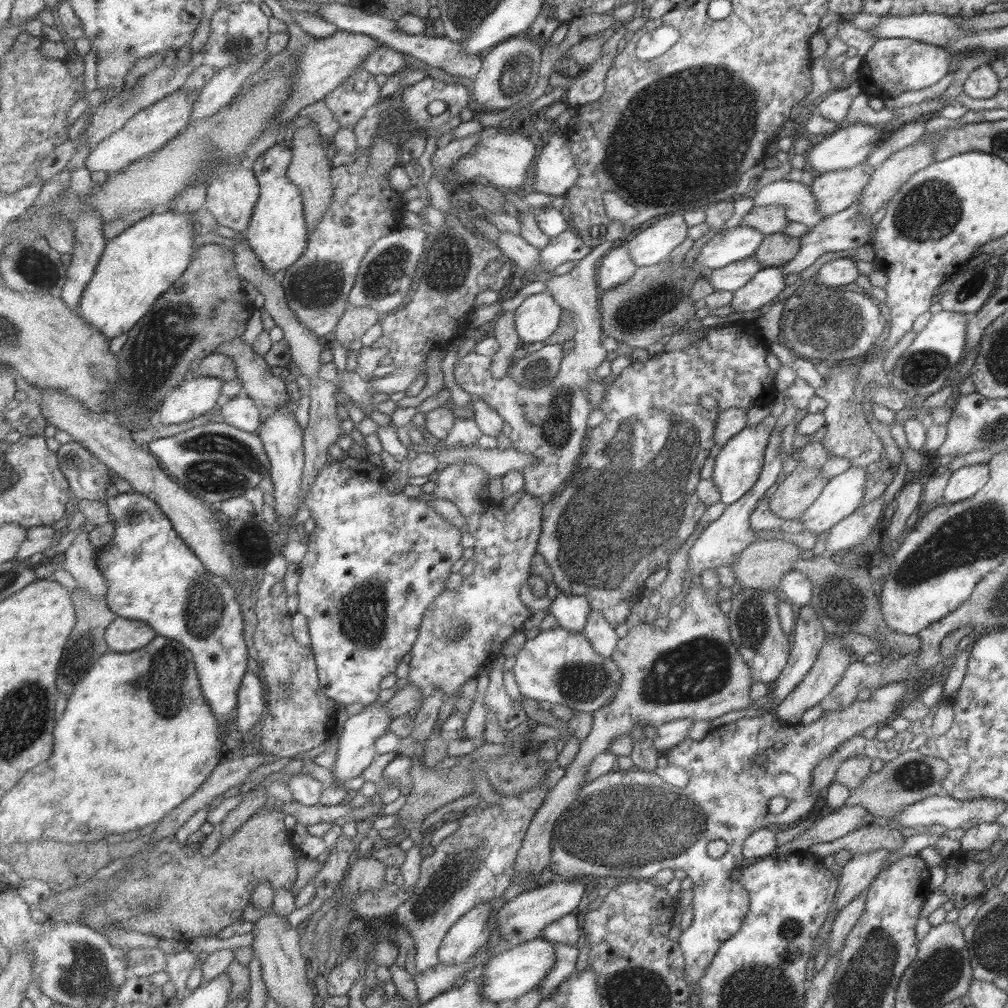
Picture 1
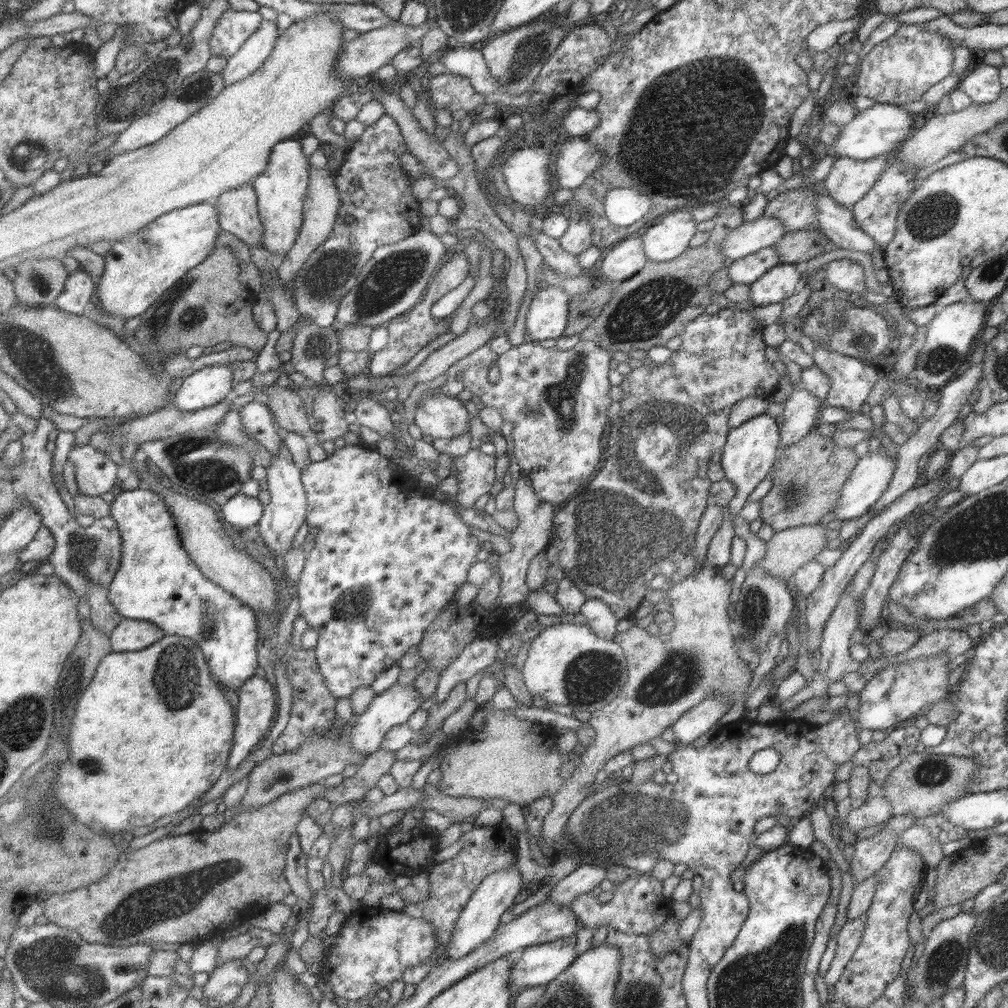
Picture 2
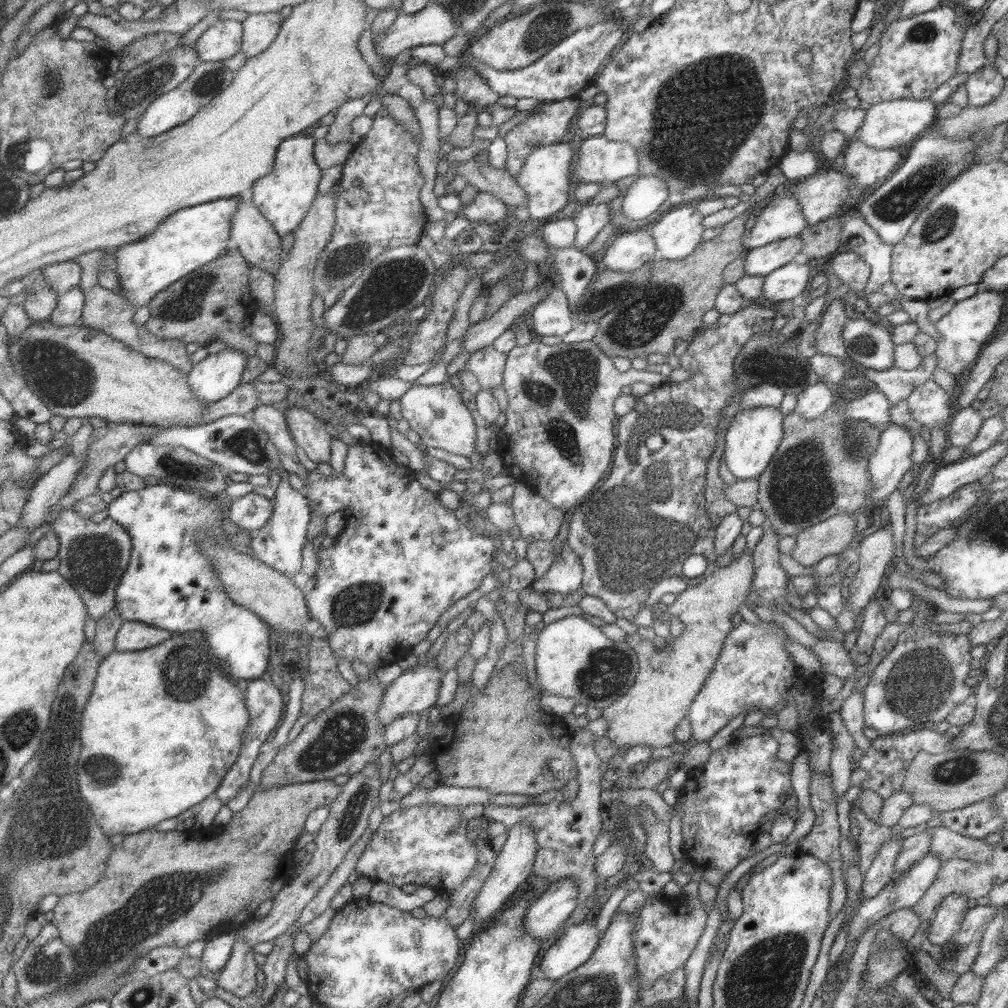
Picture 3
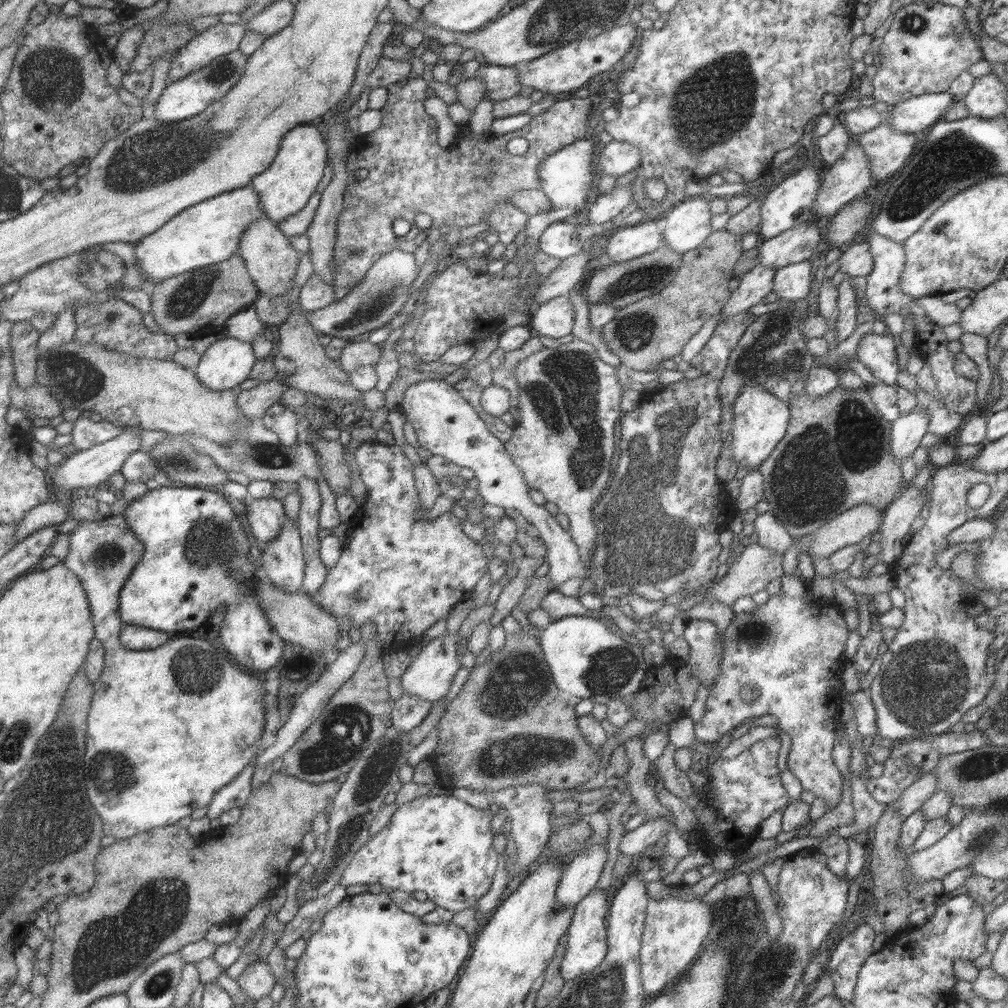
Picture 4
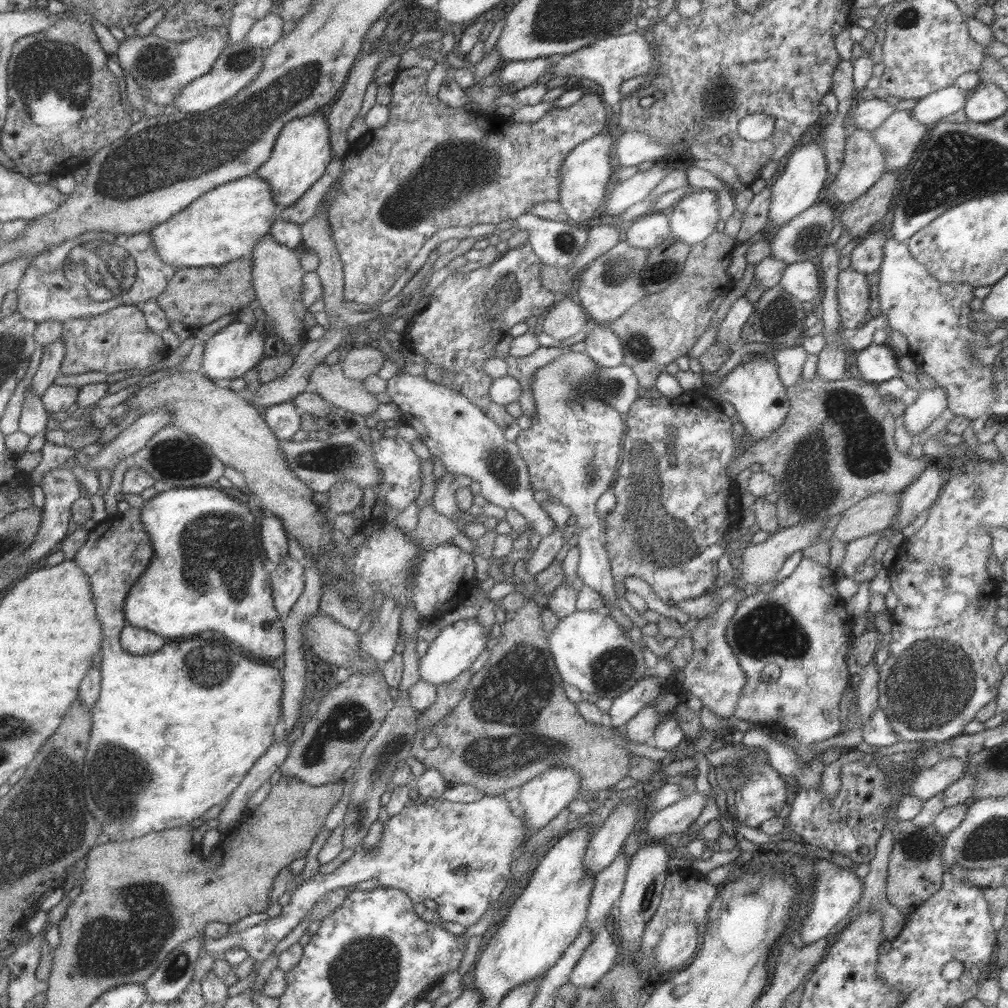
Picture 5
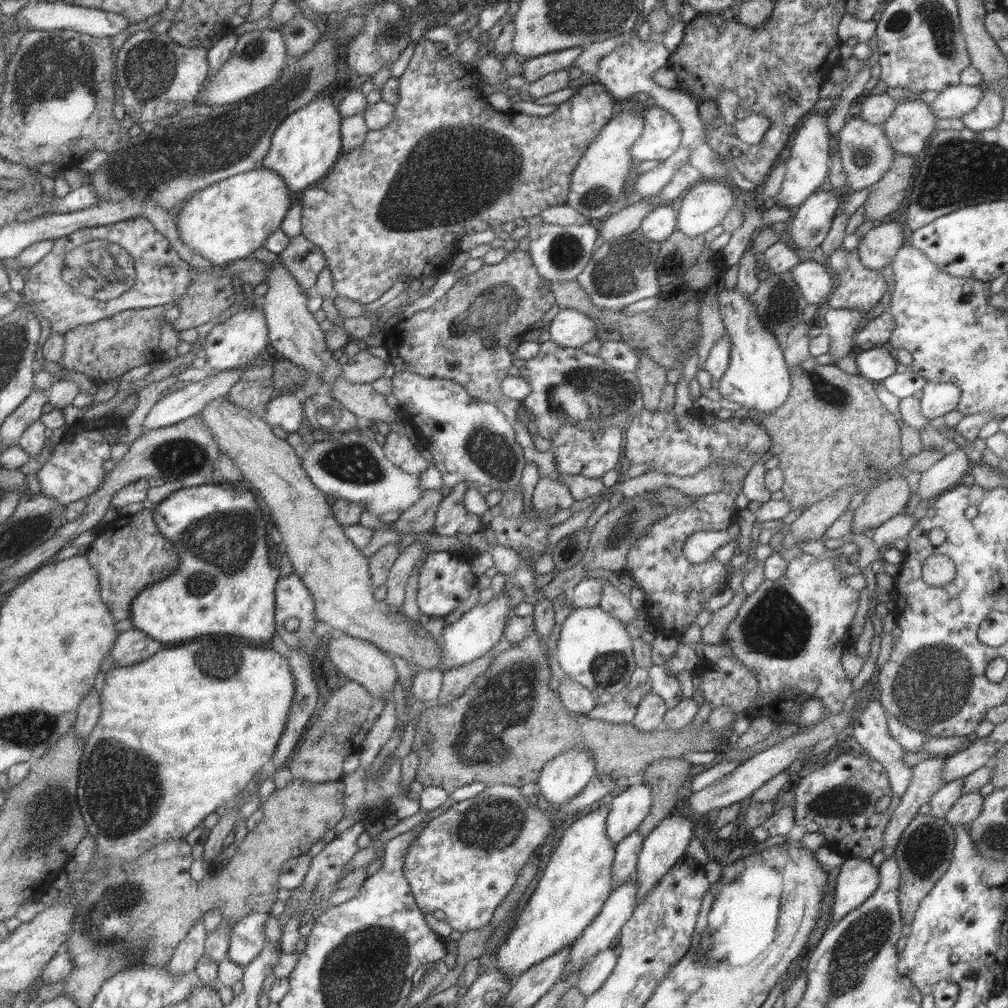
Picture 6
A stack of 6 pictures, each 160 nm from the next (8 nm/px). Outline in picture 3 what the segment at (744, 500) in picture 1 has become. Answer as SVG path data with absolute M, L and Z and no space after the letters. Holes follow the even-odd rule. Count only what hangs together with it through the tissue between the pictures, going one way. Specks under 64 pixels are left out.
M817 382L795 395L792 412L799 413L804 419L815 418L831 406L833 398L831 390L823 382Z

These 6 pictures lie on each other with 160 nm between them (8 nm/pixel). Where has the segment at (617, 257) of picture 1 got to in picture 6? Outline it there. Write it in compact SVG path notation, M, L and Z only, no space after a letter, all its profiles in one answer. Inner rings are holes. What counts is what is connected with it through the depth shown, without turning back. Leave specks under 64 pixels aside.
M657 204L643 217L639 230L649 239L662 243L677 226L677 208L669 204Z

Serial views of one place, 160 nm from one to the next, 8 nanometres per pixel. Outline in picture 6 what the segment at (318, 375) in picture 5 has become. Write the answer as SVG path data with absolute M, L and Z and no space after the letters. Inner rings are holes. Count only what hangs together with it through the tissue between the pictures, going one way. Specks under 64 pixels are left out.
M339 376L328 388L328 393L356 417L364 416L373 423L378 420L386 423L394 422L398 414L387 405L383 395L374 393L369 384L352 384Z

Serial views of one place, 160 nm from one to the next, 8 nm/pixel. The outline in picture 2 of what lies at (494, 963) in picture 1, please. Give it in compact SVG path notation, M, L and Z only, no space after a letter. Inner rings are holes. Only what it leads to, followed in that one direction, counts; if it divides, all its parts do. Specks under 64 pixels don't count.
M575 936L521 950L510 968L510 986L527 988L546 985L561 974L577 957Z

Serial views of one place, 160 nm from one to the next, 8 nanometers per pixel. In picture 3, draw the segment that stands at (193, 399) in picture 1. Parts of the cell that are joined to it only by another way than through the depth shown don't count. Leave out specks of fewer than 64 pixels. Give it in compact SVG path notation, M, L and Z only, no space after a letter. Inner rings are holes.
M221 350L209 354L201 362L193 365L186 374L187 384L195 398L208 404L222 401L239 384L248 355L237 350Z

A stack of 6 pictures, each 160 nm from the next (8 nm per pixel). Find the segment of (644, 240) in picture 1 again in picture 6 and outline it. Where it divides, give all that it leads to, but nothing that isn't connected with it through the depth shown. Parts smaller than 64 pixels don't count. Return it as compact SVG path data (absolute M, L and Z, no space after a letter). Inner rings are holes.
M715 179L694 183L677 208L677 226L683 234L694 237L722 224L723 217L735 204L735 188Z

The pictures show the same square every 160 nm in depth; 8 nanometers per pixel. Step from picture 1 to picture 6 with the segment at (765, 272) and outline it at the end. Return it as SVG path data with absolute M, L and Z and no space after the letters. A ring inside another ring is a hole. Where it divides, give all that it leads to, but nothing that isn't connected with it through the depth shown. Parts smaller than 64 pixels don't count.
M806 256L790 269L807 304L818 305L832 293L833 280L827 270L825 266Z

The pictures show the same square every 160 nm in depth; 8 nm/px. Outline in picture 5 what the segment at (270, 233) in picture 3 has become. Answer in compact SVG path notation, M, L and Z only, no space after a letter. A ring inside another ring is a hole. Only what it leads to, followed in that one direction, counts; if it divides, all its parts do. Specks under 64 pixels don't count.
M267 234L254 246L251 258L254 293L259 307L265 313L265 319L269 320L275 337L281 339L281 343L294 351L299 350L307 341L306 329L301 326L301 319L307 310L300 295L305 272L301 268L298 251L277 244Z

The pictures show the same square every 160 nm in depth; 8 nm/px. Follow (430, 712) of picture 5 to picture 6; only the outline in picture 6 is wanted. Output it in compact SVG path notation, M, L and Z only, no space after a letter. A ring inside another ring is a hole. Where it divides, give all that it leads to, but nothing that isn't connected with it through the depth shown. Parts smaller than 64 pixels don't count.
M485 653L471 662L443 669L442 685L434 703L447 704L457 698L480 674L487 670L487 667L494 661L494 657Z

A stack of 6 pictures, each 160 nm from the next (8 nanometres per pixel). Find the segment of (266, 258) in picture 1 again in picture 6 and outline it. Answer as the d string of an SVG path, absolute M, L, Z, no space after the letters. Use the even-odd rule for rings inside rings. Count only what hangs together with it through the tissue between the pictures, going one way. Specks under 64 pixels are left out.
M319 94L305 106L288 114L271 134L269 150L262 166L279 174L293 196L317 184L341 154L340 125L342 117L329 94Z

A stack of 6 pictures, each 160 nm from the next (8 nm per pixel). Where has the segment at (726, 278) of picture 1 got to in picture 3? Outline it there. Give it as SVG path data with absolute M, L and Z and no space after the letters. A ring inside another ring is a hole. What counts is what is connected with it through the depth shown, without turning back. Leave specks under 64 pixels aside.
M789 237L748 249L744 255L743 268L747 275L765 276L791 262L802 248L802 240L799 237Z

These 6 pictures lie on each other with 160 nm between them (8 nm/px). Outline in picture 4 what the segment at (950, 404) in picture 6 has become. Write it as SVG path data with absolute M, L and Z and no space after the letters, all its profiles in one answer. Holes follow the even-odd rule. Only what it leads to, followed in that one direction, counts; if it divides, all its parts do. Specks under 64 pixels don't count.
M913 408L898 417L890 426L891 458L900 464L919 446L921 437L928 432L930 416L922 408Z

